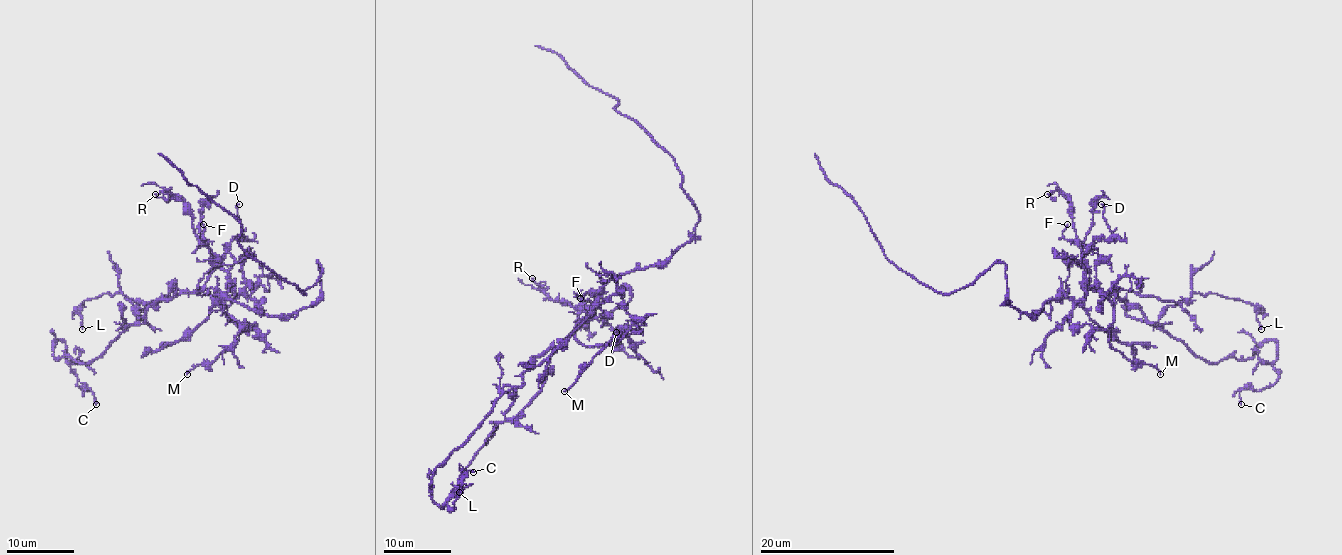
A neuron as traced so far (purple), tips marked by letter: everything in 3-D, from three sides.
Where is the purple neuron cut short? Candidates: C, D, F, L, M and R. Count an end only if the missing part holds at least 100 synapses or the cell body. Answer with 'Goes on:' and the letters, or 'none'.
Goes on: none

